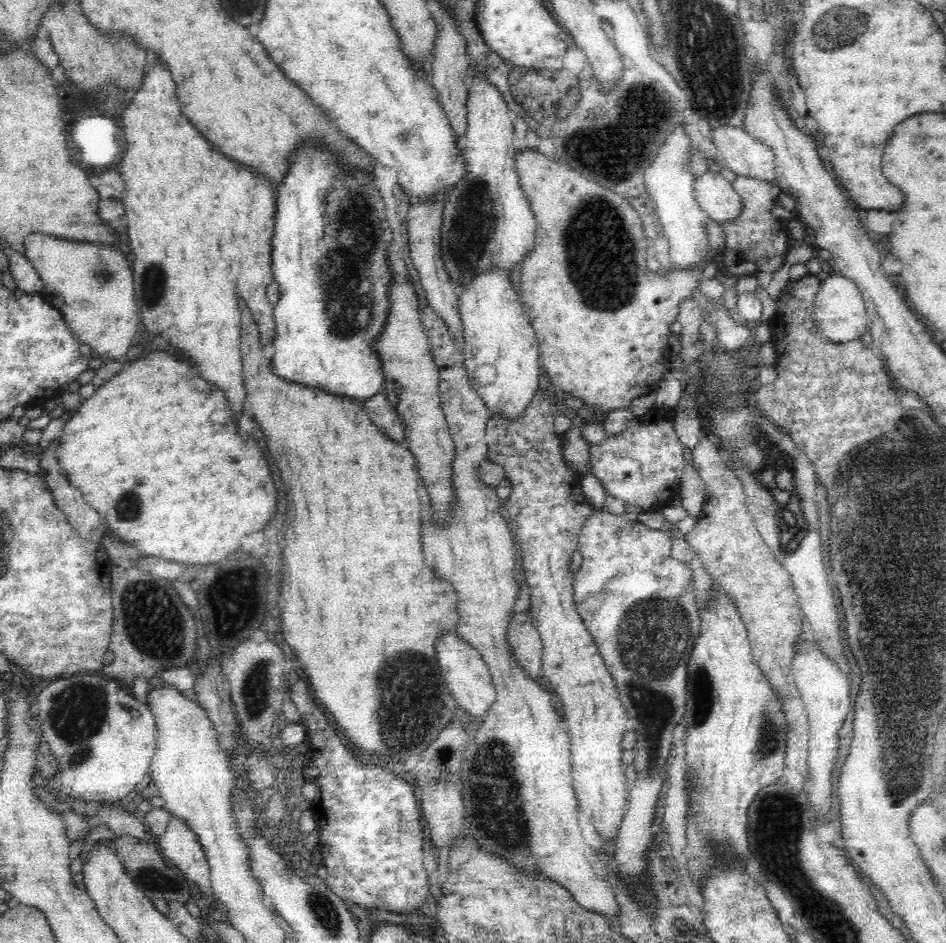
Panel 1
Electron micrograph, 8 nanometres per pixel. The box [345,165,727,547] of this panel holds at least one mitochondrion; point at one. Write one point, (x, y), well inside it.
(599, 252)

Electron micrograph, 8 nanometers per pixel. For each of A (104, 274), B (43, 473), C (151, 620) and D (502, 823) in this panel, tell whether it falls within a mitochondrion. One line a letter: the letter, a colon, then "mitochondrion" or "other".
A: mitochondrion
B: other
C: mitochondrion
D: mitochondrion

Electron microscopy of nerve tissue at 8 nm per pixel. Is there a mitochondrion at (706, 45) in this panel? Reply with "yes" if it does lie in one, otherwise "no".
yes

